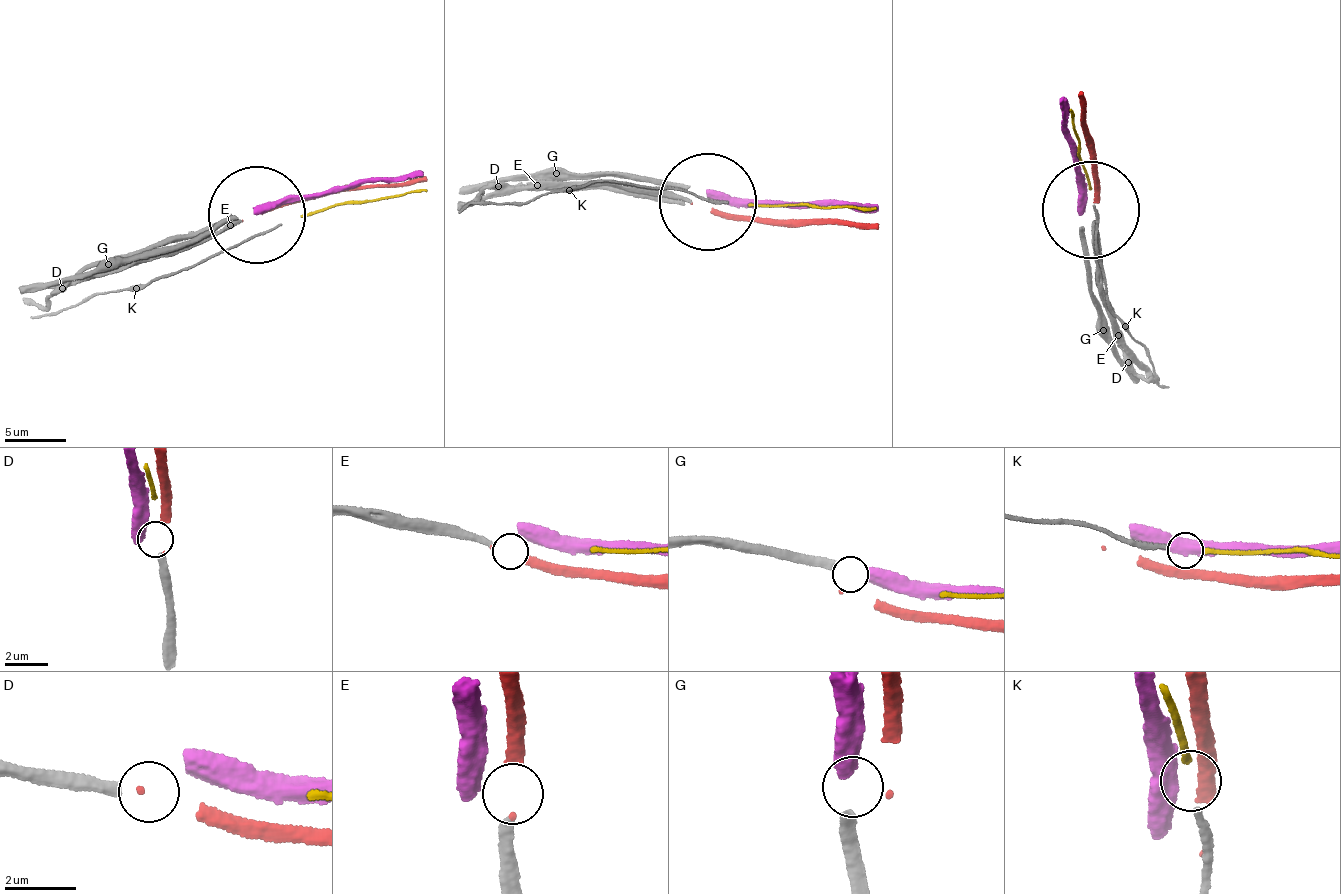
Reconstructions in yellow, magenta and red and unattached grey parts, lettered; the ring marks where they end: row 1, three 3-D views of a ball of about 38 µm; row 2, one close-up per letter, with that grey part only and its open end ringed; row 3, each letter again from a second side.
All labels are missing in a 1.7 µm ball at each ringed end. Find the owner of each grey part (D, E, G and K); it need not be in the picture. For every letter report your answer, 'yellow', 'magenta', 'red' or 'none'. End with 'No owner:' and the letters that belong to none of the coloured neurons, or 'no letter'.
D: none
E: red
G: magenta
K: yellow
No owner: D

